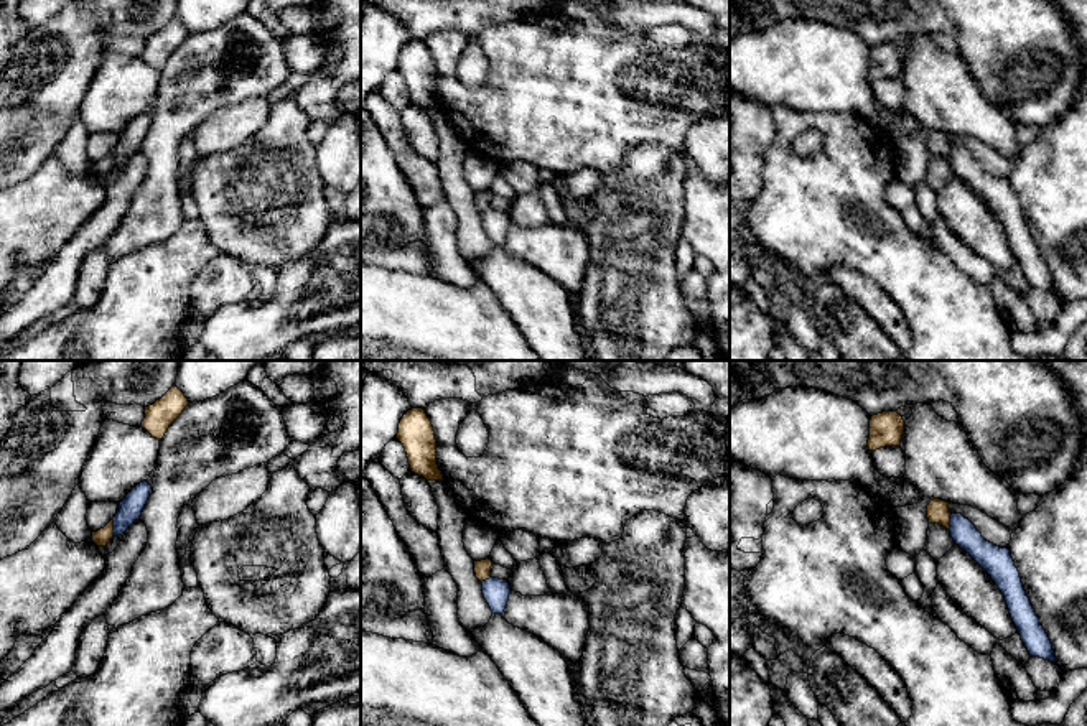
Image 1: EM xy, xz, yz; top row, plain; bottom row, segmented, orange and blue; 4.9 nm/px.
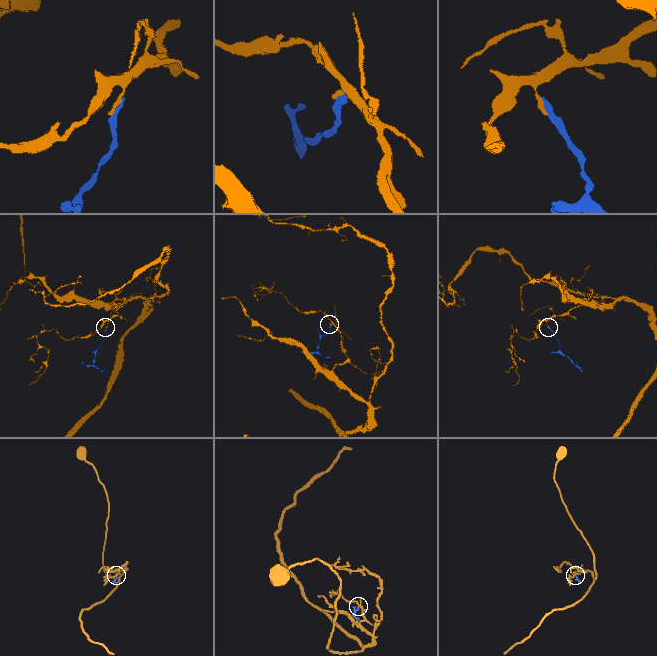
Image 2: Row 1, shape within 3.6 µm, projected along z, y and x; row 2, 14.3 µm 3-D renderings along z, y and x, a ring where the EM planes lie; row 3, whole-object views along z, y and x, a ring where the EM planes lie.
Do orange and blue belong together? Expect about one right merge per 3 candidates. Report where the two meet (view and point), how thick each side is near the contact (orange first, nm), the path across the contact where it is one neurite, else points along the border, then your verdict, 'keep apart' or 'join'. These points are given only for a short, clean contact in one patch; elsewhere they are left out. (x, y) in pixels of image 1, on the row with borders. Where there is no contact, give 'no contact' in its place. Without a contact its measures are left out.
meets orange in xy at (112, 527); 80 nm thick on the orange side, 110 nm on the other; border along xy (112, 519), (114, 535); keep apart

